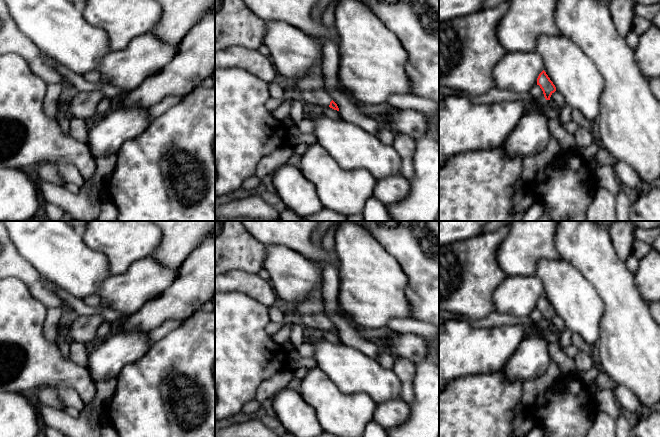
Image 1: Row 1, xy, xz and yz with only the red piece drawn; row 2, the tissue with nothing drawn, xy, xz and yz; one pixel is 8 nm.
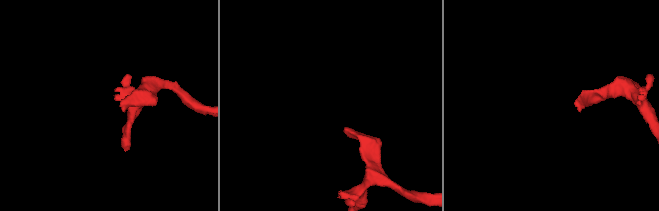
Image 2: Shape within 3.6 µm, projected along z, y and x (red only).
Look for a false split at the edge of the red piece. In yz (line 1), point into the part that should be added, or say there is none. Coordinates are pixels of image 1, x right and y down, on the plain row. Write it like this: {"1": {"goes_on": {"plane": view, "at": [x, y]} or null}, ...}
{"1": {"goes_on": null}}

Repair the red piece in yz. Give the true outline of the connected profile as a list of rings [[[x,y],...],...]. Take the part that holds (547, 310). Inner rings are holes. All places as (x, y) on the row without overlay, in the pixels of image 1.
[[[544,294],[539,298],[537,302],[537,309],[539,309],[542,313],[546,324],[550,324],[551,319],[556,315],[555,309]]]

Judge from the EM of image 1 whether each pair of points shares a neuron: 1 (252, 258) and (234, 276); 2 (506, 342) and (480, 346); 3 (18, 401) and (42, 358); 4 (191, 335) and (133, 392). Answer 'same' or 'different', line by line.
1: different
2: same
3: different
4: same

